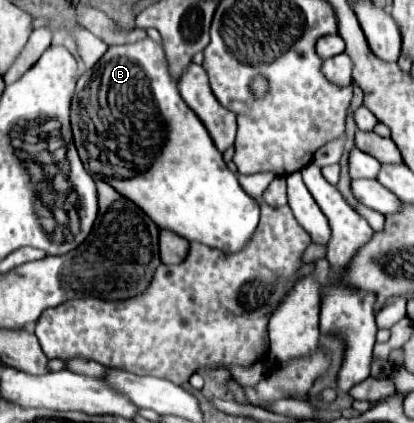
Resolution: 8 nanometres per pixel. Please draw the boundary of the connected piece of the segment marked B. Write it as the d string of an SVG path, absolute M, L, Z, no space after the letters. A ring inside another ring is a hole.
M144 39L144 41L138 41L138 43L132 43L132 45L114 45L114 47L108 47L108 51L102 55L102 61L98 61L92 71L88 73L86 77L86 71L78 77L76 81L76 89L74 89L74 95L72 95L72 101L70 101L70 123L72 123L72 135L74 135L74 143L76 143L76 149L80 153L80 159L86 167L86 171L90 173L90 177L94 181L98 181L98 175L110 183L120 195L124 195L126 199L130 199L134 205L138 205L154 223L158 223L160 229L168 229L168 231L174 231L178 233L180 237L188 239L188 241L198 241L198 243L204 243L208 247L216 247L216 249L222 249L222 251L240 251L252 237L254 229L258 227L258 217L260 217L260 207L258 207L258 201L252 199L250 195L244 193L244 189L240 187L238 183L238 177L228 171L222 155L218 153L218 149L214 147L206 127L202 125L202 121L196 117L196 113L182 101L180 93L178 93L178 87L174 85L170 73L168 73L168 63L164 59L164 51L160 45L156 45L152 39Z

